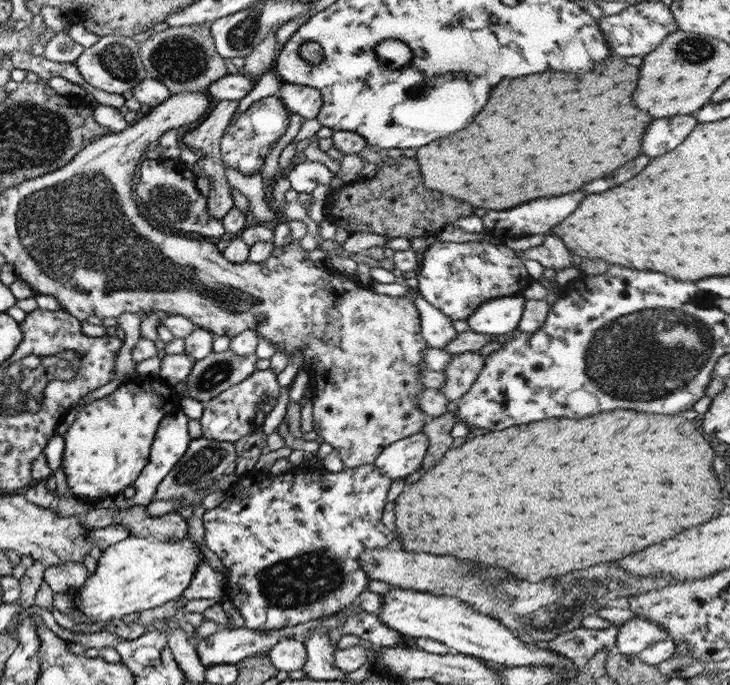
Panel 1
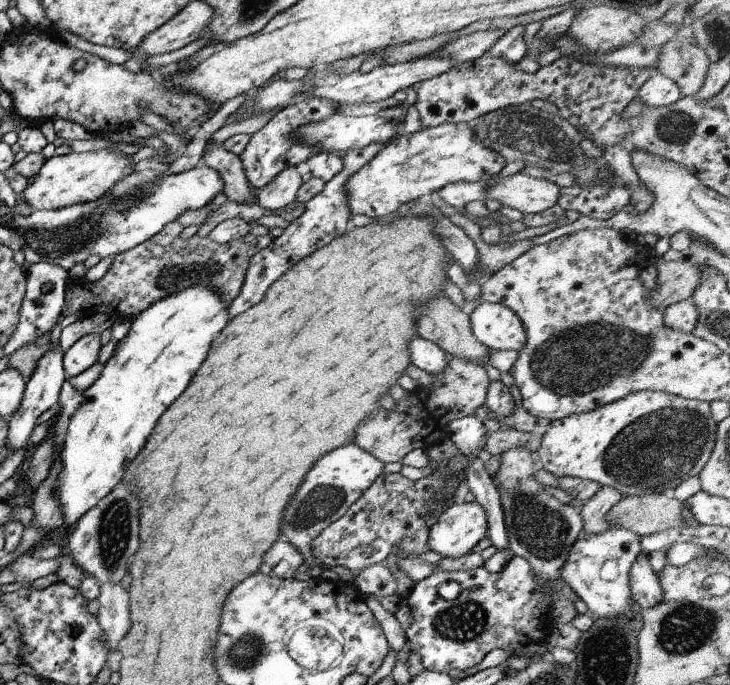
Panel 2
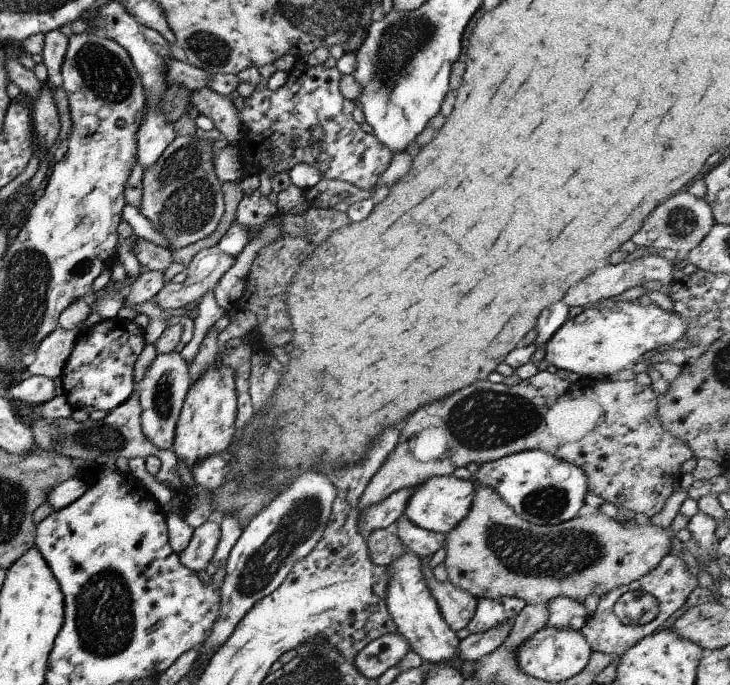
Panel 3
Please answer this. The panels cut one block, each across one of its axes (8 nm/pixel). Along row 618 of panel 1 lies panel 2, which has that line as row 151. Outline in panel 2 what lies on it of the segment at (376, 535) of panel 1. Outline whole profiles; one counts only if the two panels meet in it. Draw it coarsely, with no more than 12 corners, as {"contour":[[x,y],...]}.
{"contour":[[314,96],[277,112],[239,156],[260,191],[313,151],[293,130],[336,112]]}

